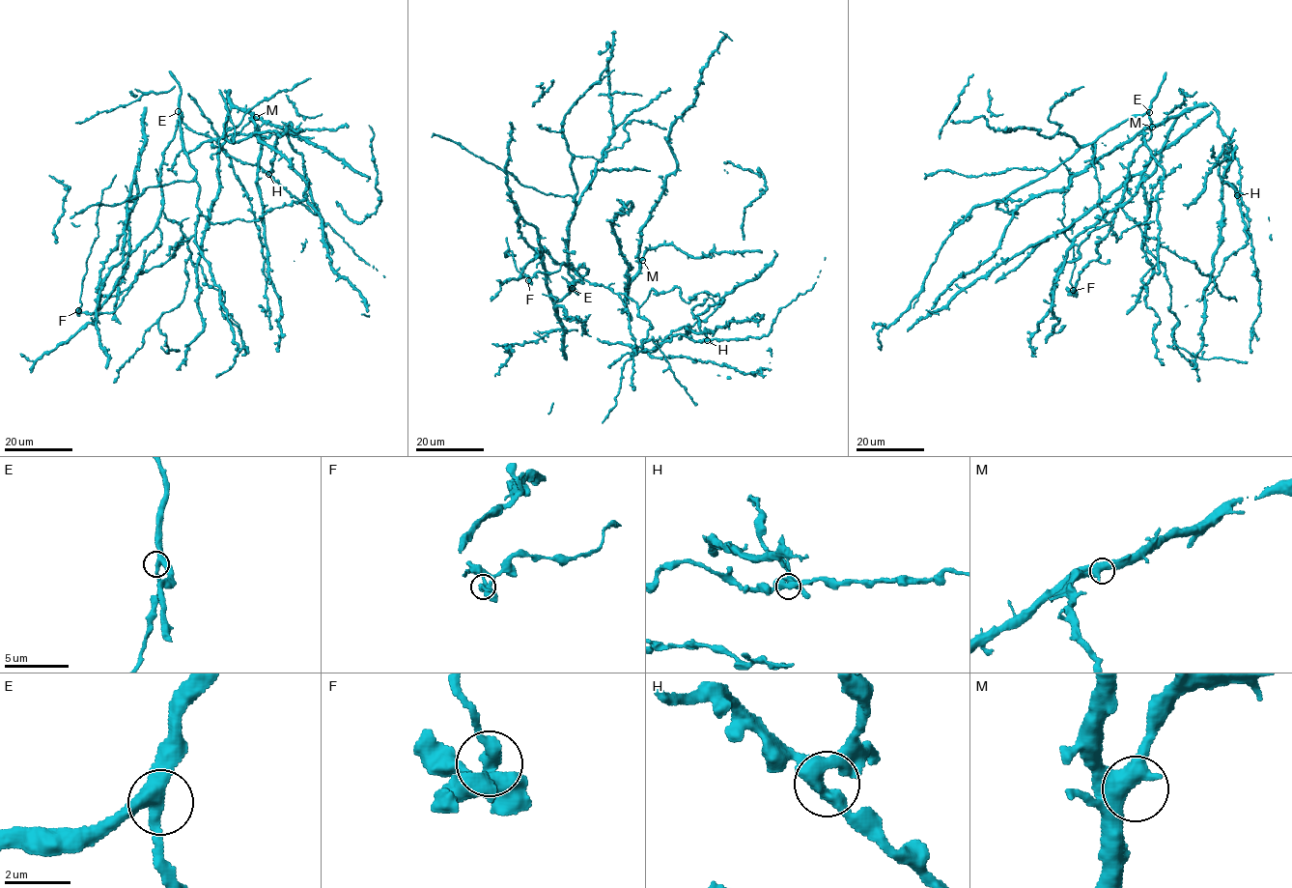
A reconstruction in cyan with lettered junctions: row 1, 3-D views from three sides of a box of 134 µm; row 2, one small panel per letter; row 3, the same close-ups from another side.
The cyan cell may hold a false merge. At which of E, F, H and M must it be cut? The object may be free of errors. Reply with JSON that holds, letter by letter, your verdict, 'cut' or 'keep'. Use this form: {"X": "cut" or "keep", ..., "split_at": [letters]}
{"E": "keep", "F": "cut", "H": "keep", "M": "keep", "split_at": ["F"]}

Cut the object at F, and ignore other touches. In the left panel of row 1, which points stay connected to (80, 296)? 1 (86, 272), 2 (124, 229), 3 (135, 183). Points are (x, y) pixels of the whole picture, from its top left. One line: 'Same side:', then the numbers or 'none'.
Same side: 1

